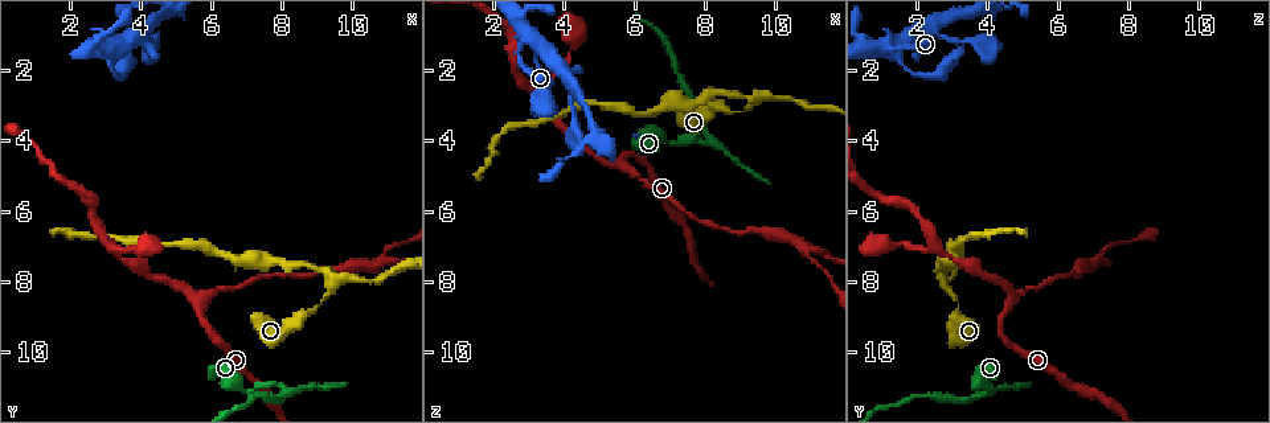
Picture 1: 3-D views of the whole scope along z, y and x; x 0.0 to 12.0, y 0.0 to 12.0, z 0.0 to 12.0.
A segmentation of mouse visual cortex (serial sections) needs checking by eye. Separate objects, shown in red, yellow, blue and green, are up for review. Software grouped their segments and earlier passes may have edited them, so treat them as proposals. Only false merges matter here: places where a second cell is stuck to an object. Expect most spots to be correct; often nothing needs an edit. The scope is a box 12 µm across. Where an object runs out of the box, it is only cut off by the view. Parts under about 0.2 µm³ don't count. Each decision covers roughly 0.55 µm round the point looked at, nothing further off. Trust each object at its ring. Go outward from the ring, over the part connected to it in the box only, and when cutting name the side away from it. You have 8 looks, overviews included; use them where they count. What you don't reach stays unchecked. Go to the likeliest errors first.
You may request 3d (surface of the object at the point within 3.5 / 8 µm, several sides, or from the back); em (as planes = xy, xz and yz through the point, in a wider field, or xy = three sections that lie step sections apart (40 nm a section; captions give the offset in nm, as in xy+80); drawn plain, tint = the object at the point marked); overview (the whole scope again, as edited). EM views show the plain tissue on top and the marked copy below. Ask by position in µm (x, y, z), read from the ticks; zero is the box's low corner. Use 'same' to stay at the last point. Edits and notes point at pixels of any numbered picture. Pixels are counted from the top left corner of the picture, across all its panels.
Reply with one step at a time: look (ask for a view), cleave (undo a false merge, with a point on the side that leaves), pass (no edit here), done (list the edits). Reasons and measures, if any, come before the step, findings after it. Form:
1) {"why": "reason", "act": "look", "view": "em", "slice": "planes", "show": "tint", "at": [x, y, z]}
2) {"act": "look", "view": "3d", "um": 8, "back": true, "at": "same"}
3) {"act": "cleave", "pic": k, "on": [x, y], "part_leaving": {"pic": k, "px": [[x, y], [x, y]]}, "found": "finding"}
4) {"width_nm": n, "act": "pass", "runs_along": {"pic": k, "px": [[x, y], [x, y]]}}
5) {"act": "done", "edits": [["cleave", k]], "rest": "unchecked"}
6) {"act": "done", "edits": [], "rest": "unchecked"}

{"why": "abrupt turn", "act": "look", "view": "3d", "um": 3.5, "at": [8.0, 11.1, 4.1]}

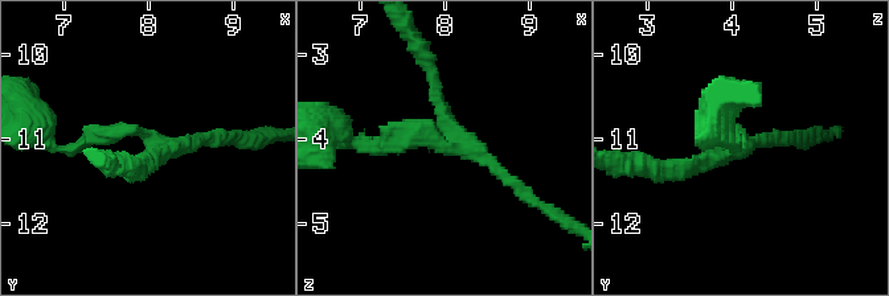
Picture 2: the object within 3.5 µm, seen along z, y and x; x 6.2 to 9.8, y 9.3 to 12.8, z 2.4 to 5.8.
{"act": "look", "view": "em", "slice": "planes", "show": "tint", "at": [8.00, 11.10, 4.05]}

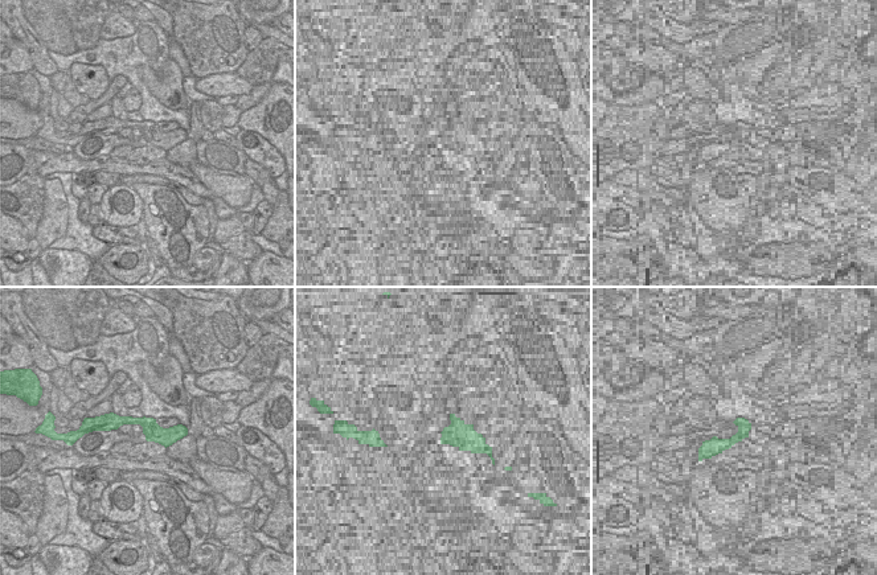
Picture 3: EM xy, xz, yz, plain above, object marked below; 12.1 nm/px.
{"act": "pass", "runs_along": {"pic": 3, "px": [[106, 426], [142, 421], [155, 432], [184, 431]]}, "found": "continuous, no second cell"}

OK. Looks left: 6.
{"why": "narrows sharply", "act": "look", "view": "3d", "um": 3.5, "at": [3.1, 1.3, 1.1]}

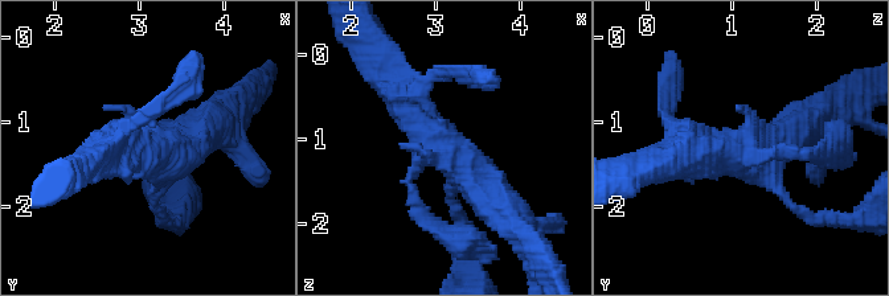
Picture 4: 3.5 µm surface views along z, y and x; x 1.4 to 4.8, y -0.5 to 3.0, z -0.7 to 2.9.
{"act": "look", "view": "em", "slice": "xy", "step": 1, "show": "tint", "at": [3.00, 1.35, 1.10]}

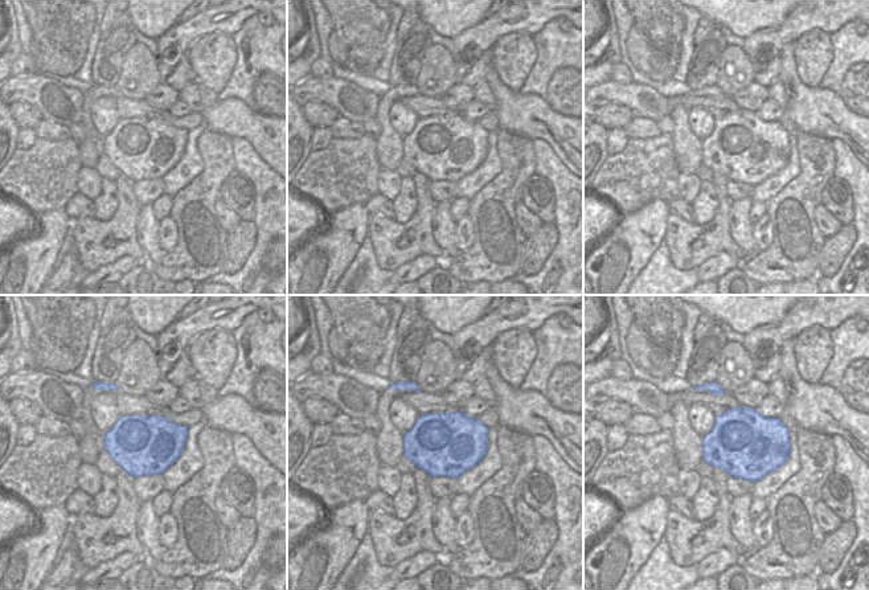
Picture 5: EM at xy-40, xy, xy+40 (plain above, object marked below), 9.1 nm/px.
{"why": "another direction", "act": "look", "view": "em", "slice": "xy", "step": 2, "show": "tint", "at": "same"}

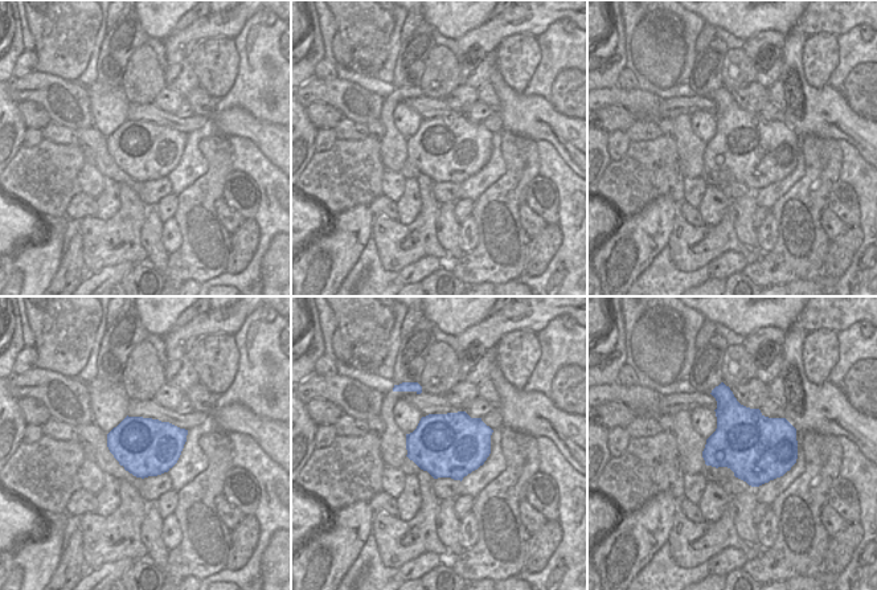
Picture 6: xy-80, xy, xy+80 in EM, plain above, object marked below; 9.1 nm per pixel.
{"width_nm": 600, "act": "pass", "runs_along": {"pic": 4, "px": [[131, 153], [176, 149], [204, 128]]}, "found": "all the same cell"}

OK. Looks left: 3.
{"why": "three arms meet", "act": "look", "view": "3d", "um": 8, "at": [9.4, 8.1, 2.8]}

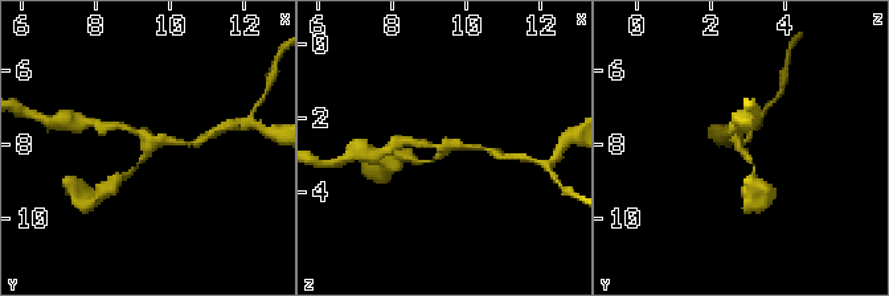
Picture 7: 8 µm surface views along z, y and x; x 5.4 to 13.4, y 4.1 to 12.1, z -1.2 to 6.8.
{"arms": 3, "arm_widths_nm": [100, 150, 150], "act": "look", "view": "em", "slice": "xy", "step": 5, "show": "tint", "at": [9.5, 8.0, 2.8]}

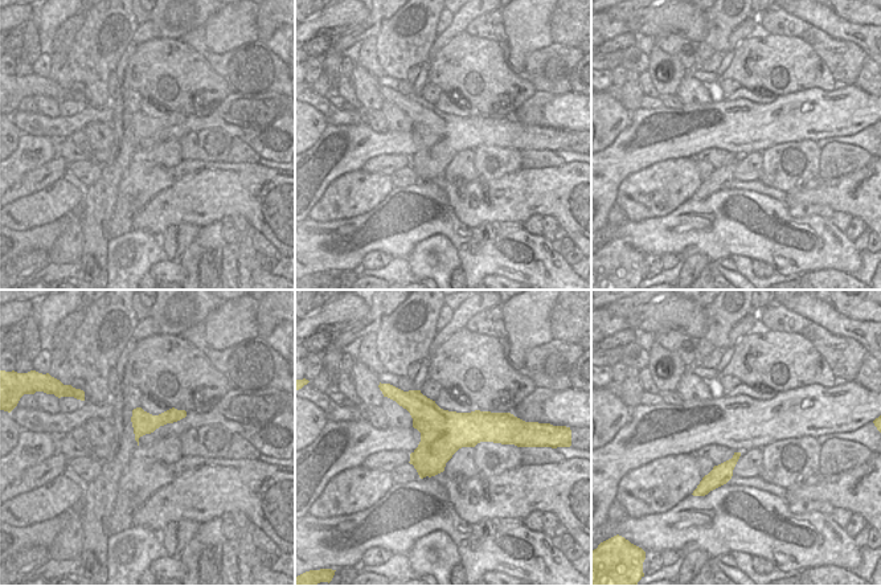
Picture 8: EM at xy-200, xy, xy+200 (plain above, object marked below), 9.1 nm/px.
{"act": "pass", "runs_along": {"pic": 7, "px": [[754, 173], [754, 167], [738, 146], [737, 126]]}, "found": "all the same cell"}

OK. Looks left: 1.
{"act": "done", "edits": [], "rest": "unchecked"}

